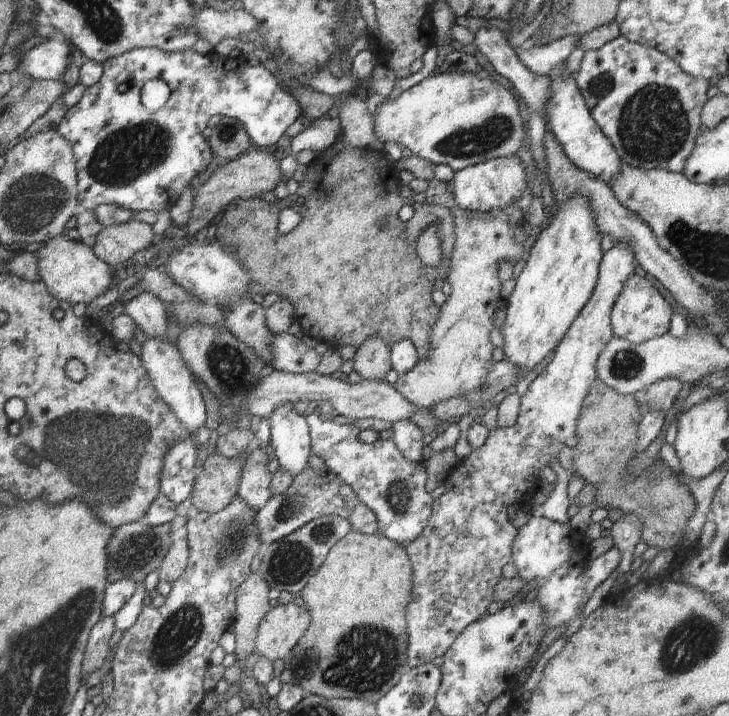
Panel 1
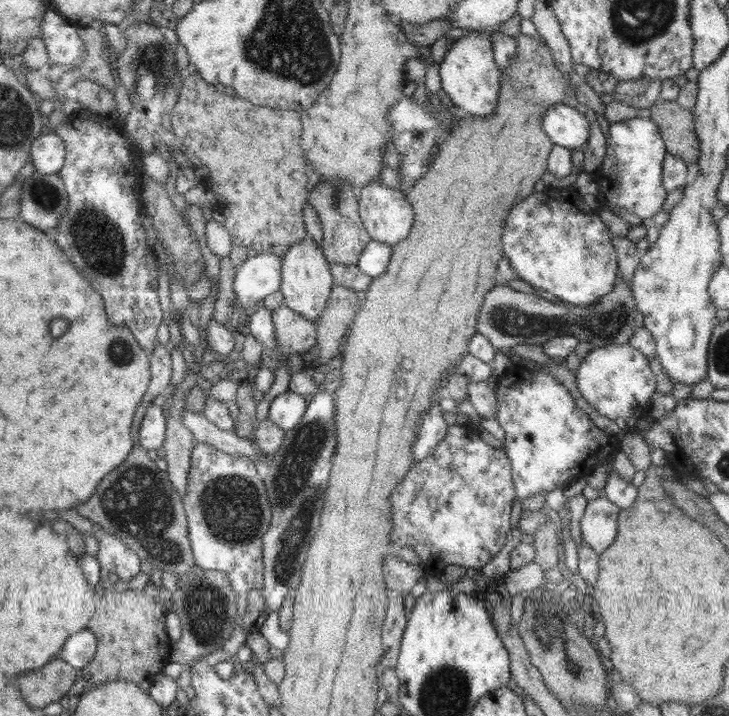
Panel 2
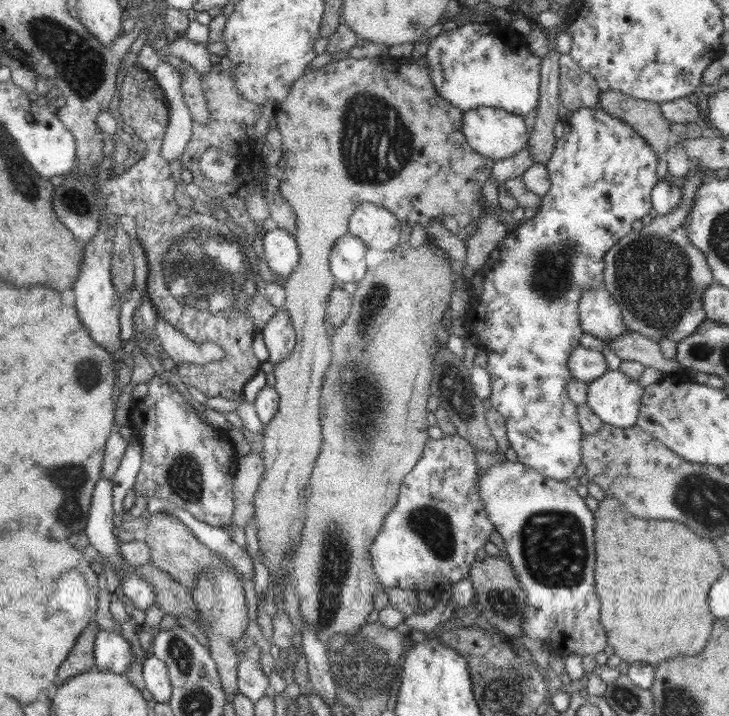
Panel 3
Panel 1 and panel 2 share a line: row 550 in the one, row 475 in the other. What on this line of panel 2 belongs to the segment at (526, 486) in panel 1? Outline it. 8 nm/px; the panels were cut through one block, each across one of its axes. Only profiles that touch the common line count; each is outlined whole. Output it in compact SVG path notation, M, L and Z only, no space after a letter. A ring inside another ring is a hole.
M470 424L448 425L446 436L434 448L434 452L420 464L412 466L390 495L391 542L398 548L413 548L419 555L419 566L436 564L436 568L442 570L444 564L458 564L469 571L478 571L505 545L511 528L510 518L515 499L510 460L503 447L496 449L486 444L479 433Z

